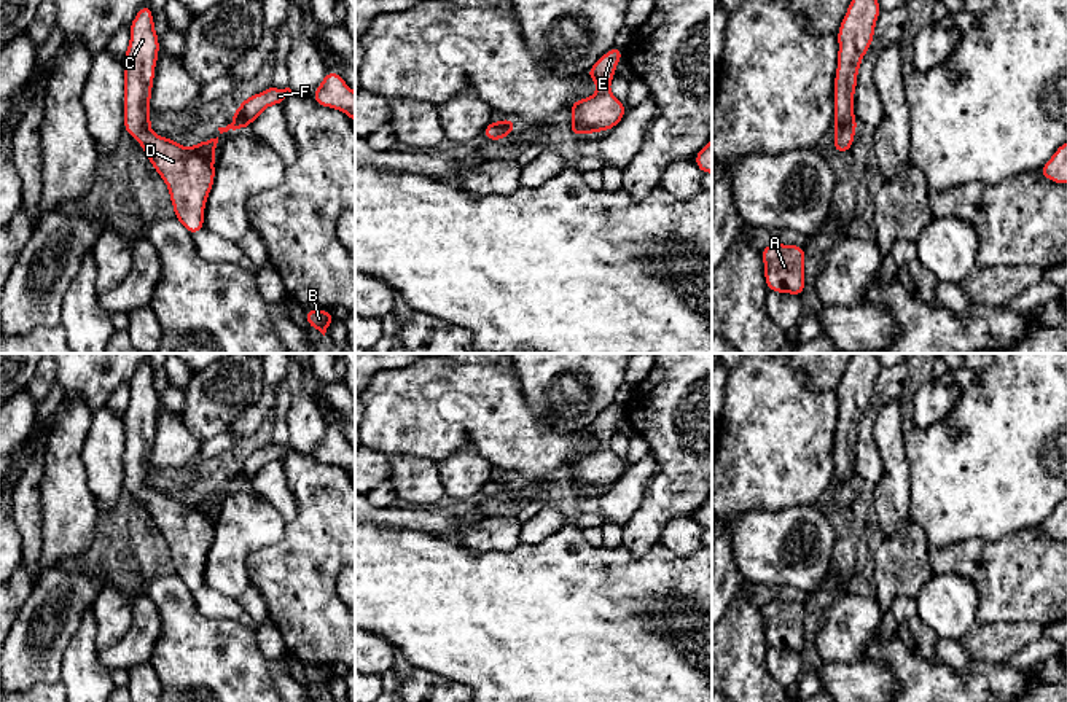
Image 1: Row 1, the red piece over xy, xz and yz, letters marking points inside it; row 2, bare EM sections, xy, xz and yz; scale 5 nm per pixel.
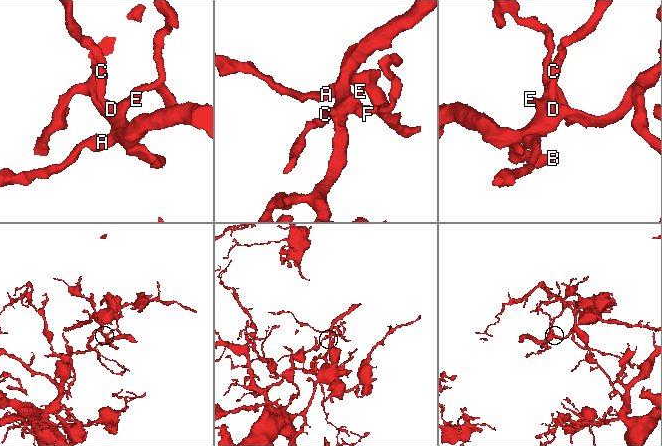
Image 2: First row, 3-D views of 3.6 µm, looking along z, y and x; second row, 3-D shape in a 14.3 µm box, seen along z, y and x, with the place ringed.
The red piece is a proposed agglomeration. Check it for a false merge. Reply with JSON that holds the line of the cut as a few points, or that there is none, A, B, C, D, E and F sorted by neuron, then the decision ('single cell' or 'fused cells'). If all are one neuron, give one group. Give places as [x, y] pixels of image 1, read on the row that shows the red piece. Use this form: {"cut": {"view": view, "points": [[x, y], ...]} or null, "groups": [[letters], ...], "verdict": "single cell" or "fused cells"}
{"cut": null, "groups": [["A", "B", "C", "D", "E", "F"]], "verdict": "single cell"}

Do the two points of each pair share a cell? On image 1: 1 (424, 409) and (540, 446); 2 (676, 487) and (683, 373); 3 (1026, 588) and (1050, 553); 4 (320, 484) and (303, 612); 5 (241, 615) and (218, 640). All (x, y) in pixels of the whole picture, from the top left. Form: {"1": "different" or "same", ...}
{"1": "same", "2": "same", "3": "same", "4": "same", "5": "different"}

